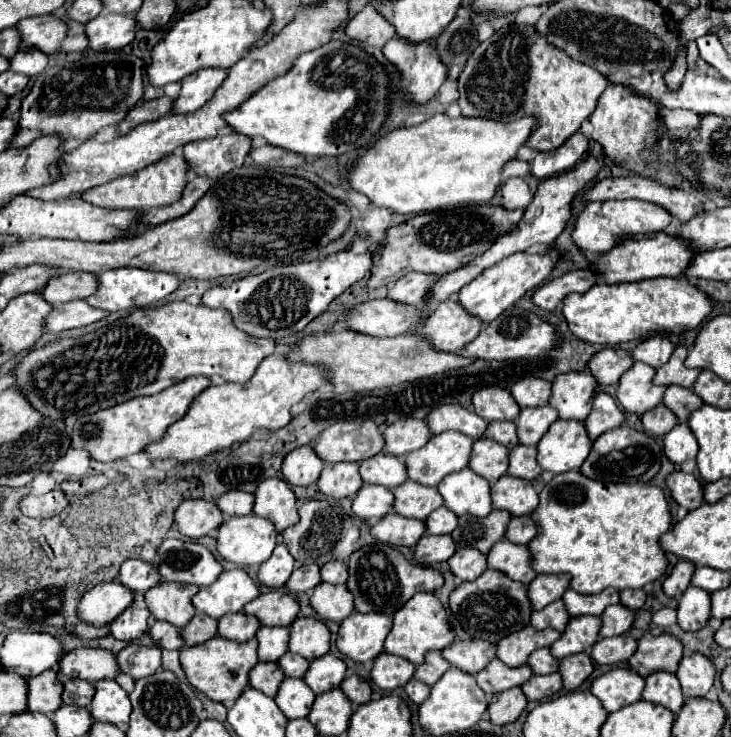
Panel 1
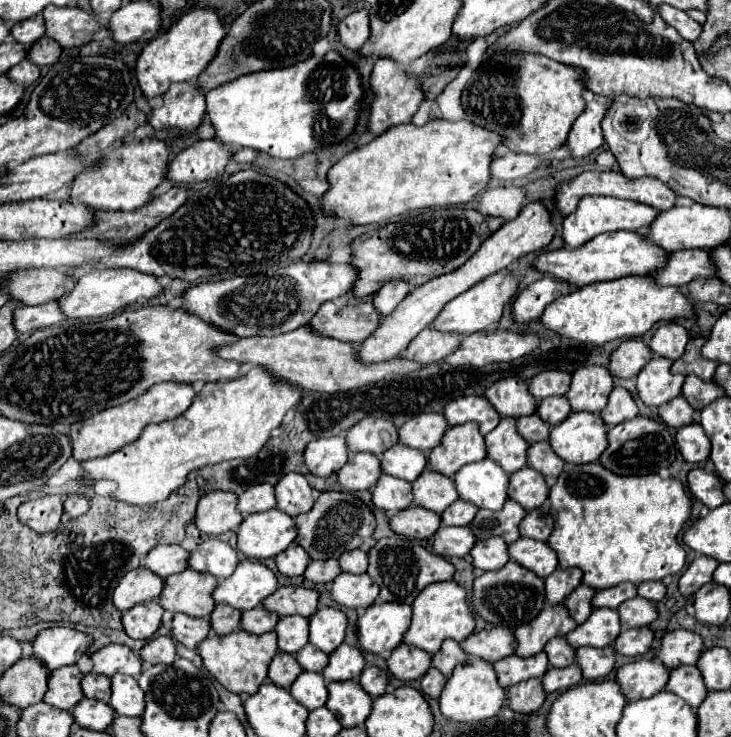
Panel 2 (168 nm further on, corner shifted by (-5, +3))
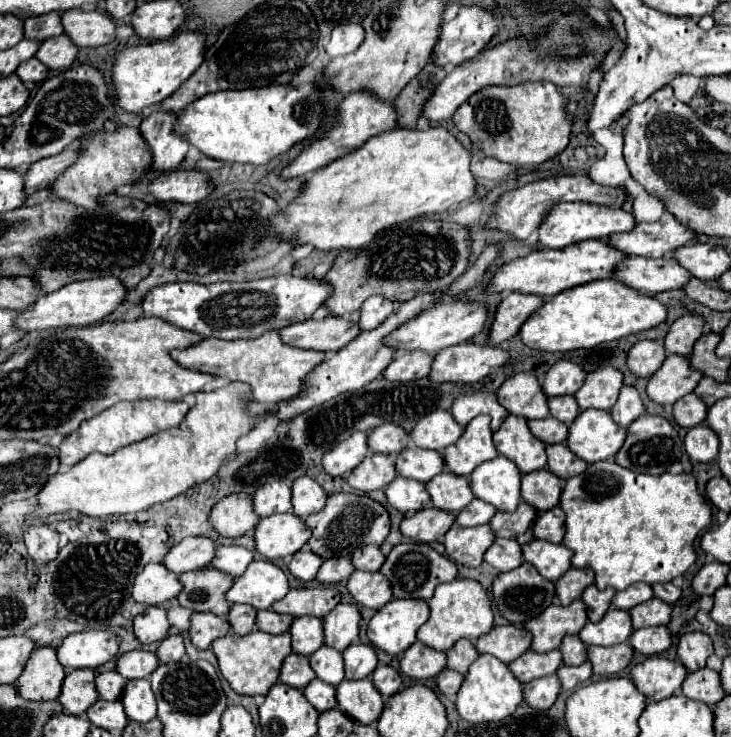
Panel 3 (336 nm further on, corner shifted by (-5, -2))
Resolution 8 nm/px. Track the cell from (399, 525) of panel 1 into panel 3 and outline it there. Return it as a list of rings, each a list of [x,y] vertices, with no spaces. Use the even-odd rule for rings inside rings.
[[[423,508],[401,522],[401,532],[415,542],[431,544],[441,536],[445,536],[445,532],[453,526],[455,518],[457,516],[453,512],[449,514],[437,508]]]

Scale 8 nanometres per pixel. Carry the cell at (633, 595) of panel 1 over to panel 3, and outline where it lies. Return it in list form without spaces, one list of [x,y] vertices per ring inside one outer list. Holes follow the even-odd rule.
[[[667,582],[667,584],[653,584],[655,590],[655,598],[661,598],[669,604],[675,604],[681,598],[681,588],[677,588],[675,584]]]

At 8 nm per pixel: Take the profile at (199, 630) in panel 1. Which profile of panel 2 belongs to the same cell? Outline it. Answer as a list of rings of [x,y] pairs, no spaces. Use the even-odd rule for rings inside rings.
[[[215,605],[213,613],[211,613],[211,629],[217,635],[227,635],[239,629],[239,617],[241,611],[229,607],[229,605]]]

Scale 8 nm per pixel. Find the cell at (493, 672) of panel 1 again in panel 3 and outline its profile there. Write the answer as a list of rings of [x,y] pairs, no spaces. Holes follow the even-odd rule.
[[[527,650],[523,656],[513,660],[509,664],[509,668],[517,676],[517,680],[529,682],[529,680],[535,680],[535,678],[543,678],[543,676],[555,674],[561,664],[563,664],[563,660],[561,660],[561,652],[559,650],[545,652],[545,654]]]

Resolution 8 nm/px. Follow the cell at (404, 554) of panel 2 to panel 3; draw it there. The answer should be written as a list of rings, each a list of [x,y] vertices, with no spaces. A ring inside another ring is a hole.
[[[399,544],[395,546],[381,572],[387,576],[391,582],[395,598],[421,598],[429,600],[441,582],[451,582],[457,578],[457,566],[453,560],[441,556],[437,550],[433,550],[429,544]]]

